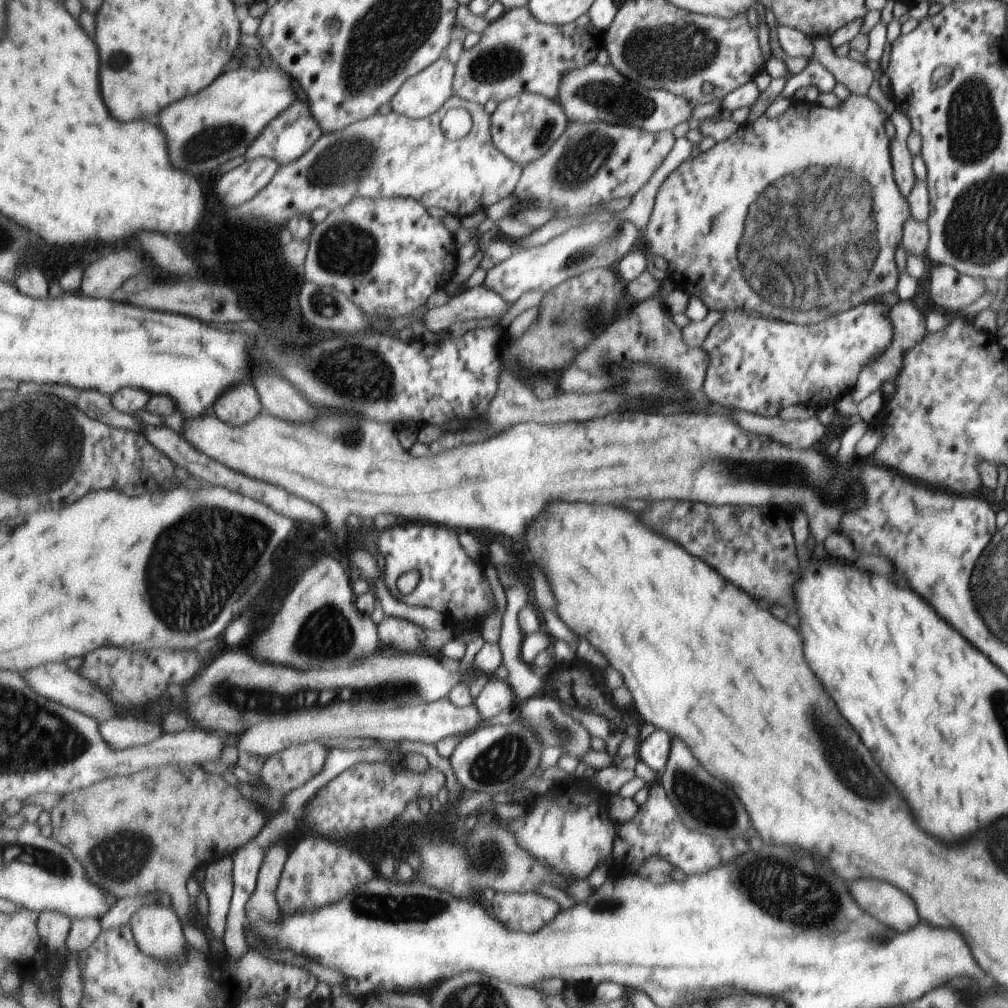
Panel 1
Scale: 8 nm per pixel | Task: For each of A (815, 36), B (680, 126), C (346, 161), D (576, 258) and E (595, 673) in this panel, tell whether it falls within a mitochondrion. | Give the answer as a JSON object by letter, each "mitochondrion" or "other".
{"A":"other","B":"other","C":"mitochondrion","D":"mitochondrion","E":"other"}

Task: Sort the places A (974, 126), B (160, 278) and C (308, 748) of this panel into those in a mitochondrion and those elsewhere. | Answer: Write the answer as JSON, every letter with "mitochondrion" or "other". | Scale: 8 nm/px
{"A":"mitochondrion","B":"other","C":"other"}

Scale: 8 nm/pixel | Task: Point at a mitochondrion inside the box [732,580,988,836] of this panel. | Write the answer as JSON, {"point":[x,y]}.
{"point":[856,777]}

